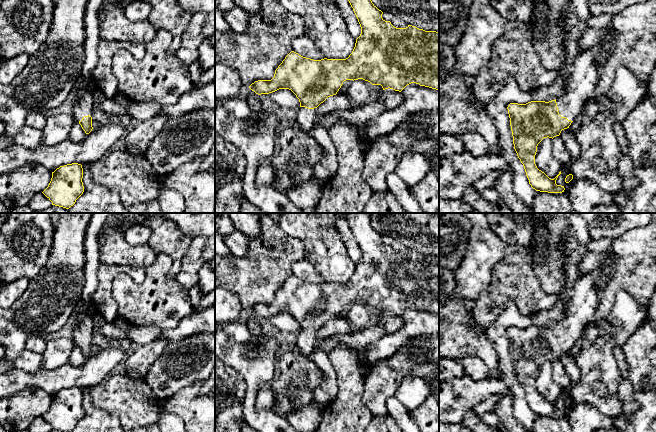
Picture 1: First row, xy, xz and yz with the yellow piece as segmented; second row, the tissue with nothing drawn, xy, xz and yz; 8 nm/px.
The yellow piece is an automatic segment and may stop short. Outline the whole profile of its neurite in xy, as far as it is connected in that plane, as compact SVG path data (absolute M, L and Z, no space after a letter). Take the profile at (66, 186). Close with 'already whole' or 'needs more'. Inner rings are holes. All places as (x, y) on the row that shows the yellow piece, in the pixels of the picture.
M81 164L60 166L52 172L51 181L42 193L52 202L52 205L69 209L84 192L82 178Z | already whole

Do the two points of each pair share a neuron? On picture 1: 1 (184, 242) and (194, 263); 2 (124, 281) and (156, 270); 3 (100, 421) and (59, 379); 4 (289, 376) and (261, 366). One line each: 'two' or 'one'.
1: two
2: one
3: two
4: two

